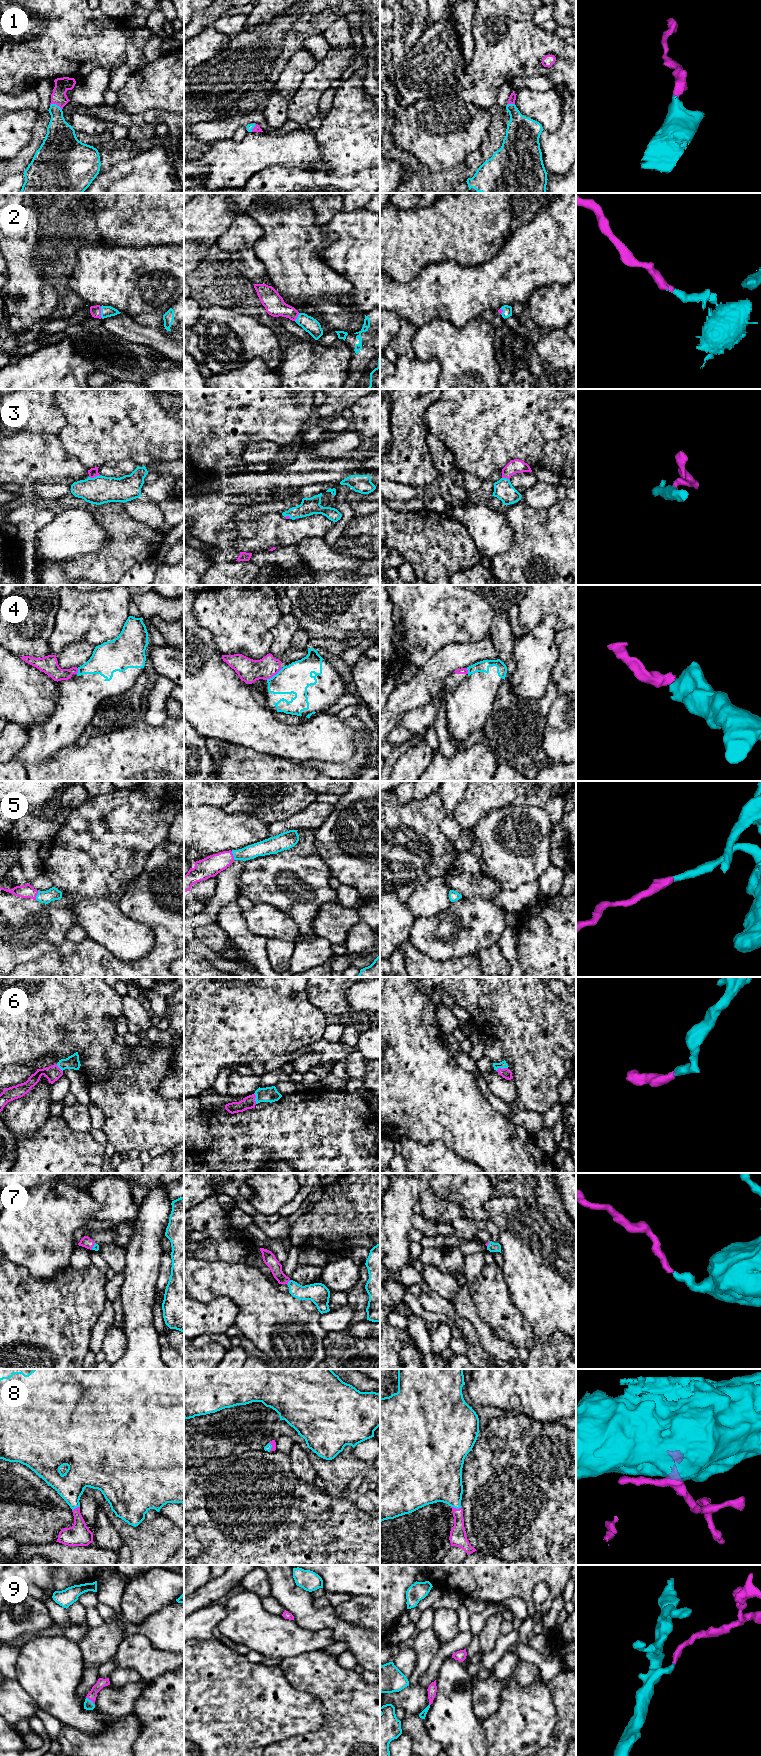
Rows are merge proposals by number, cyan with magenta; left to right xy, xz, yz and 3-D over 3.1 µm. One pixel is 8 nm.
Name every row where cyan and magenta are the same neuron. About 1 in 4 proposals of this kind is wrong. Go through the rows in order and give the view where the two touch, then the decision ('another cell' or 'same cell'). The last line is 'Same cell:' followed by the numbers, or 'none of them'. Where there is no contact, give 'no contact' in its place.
1: xy | same cell
2: xy | same cell
3: xy | same cell
4: xz | another cell
5: xy | same cell
6: yz | same cell
7: xz | same cell
8: yz | same cell
9: xy | same cell
Same cell: 1, 2, 3, 5, 6, 7, 8, 9

